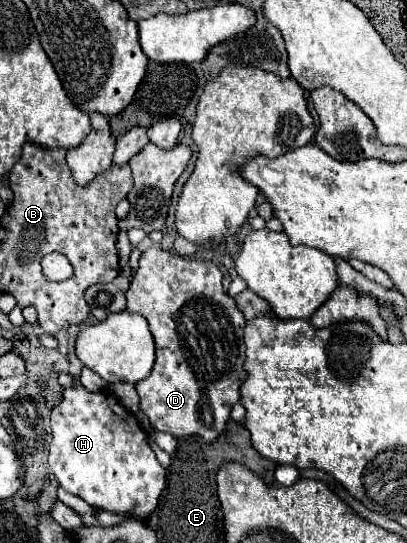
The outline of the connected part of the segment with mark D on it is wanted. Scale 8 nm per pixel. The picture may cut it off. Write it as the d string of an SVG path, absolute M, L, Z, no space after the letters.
M152 246L142 252L138 270L126 292L128 310L142 314L156 342L156 364L152 374L136 384L140 396L140 410L150 418L152 428L168 432L174 438L182 436L200 436L210 442L224 430L232 404L240 400L240 388L248 378L244 370L246 344L244 344L244 314L222 288L222 272L212 262L186 260L178 254L166 252L158 246Z

